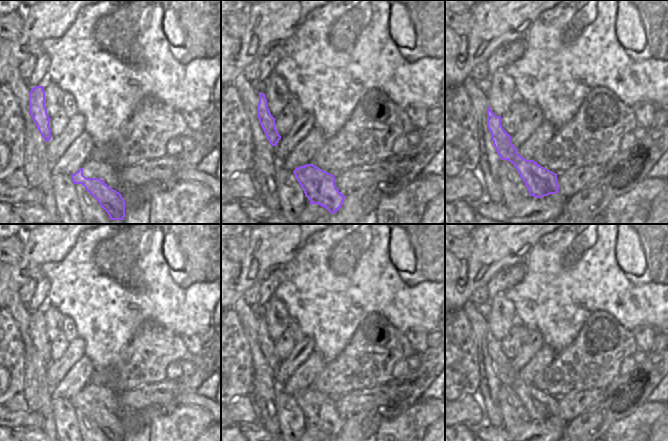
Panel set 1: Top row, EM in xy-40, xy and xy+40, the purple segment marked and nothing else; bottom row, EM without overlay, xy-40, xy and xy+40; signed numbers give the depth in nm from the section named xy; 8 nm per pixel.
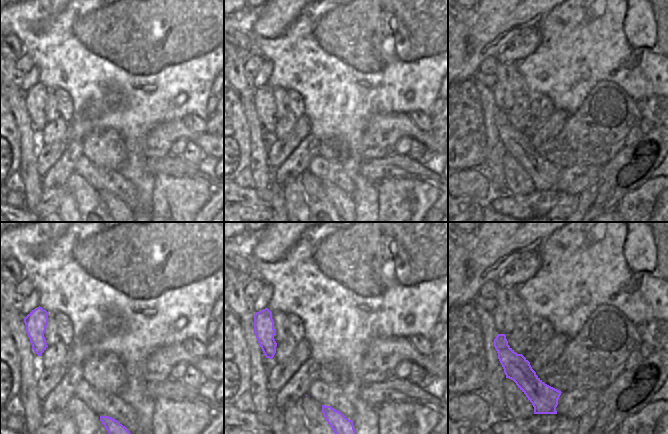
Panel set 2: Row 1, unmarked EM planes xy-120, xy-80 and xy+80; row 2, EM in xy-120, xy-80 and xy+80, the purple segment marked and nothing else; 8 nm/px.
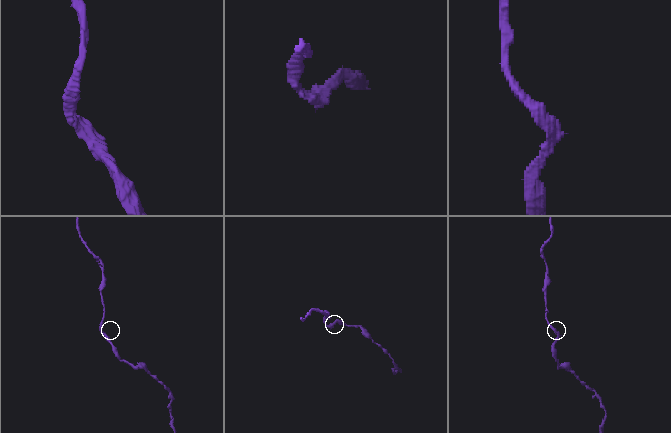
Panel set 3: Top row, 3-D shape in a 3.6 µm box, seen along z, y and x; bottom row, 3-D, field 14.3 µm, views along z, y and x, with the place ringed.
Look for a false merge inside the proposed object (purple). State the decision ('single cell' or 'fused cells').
single cell

